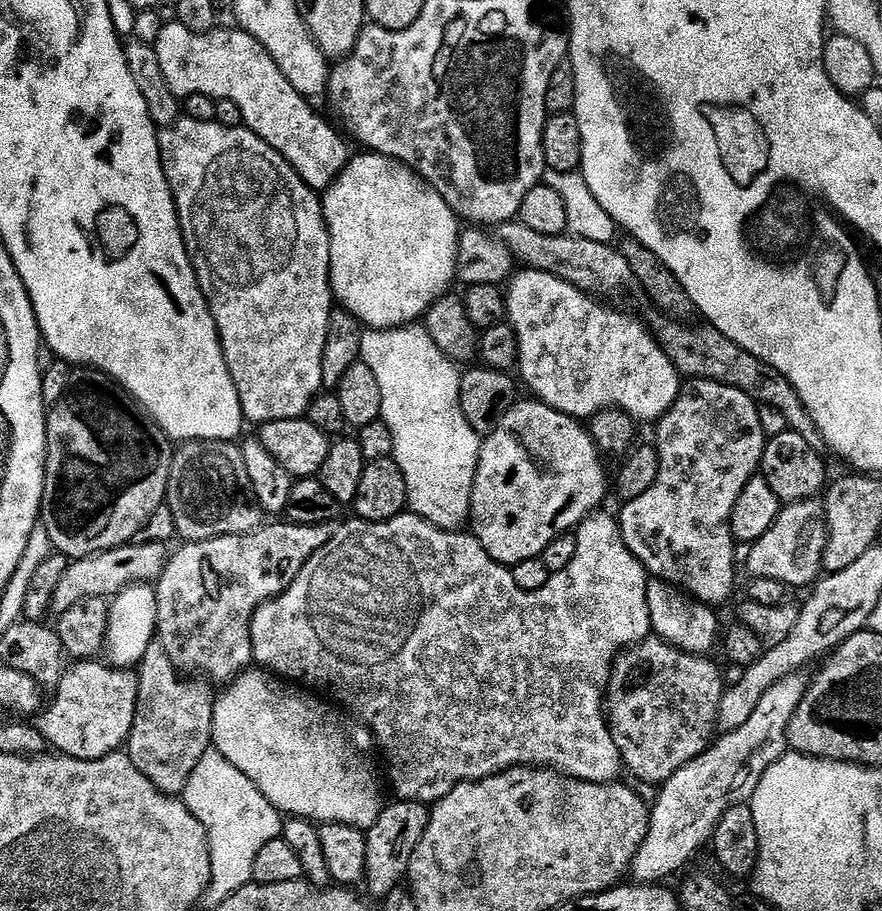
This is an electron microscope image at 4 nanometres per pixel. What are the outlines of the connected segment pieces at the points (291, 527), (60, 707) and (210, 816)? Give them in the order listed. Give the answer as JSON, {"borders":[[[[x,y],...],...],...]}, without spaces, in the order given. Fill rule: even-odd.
{"borders":[[[[293,522],[268,524],[265,528],[256,526],[251,532],[243,532],[237,536],[215,536],[209,540],[181,543],[181,548],[169,560],[167,557],[163,561],[159,577],[154,584],[154,632],[158,640],[160,636],[160,644],[164,647],[165,654],[172,659],[171,667],[177,673],[188,678],[205,676],[210,683],[224,686],[230,678],[245,671],[253,663],[249,641],[242,638],[246,632],[246,619],[265,601],[280,595],[286,587],[289,573],[308,559],[310,545],[313,543],[308,532],[309,525]]],[[[91,659],[67,663],[53,685],[52,700],[35,721],[34,727],[41,739],[61,755],[82,761],[106,757],[123,747],[133,728],[139,673],[133,669],[115,669],[101,664]]],[[[208,750],[205,751],[204,755],[200,757],[199,760],[196,761],[196,765],[194,766],[194,770],[188,775],[188,782],[184,785],[182,789],[182,803],[185,808],[188,809],[188,813],[197,821],[200,828],[202,829],[203,835],[206,837],[206,860],[210,865],[210,884],[212,884],[216,888],[224,888],[223,890],[228,889],[238,889],[244,887],[245,884],[249,883],[252,880],[252,862],[256,855],[258,854],[258,850],[262,848],[262,846],[266,846],[266,842],[270,842],[271,840],[277,839],[281,835],[282,832],[282,816],[281,813],[278,812],[275,808],[273,808],[267,800],[259,793],[256,788],[253,787],[251,781],[247,779],[247,777],[243,776],[242,773],[235,768],[234,765],[230,763],[226,758],[220,757],[216,751]]]]}

